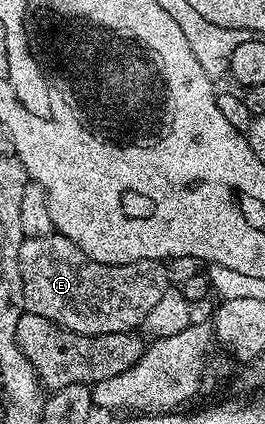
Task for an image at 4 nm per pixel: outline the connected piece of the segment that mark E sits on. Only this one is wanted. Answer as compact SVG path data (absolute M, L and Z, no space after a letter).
M56 233L25 238L19 249L26 312L47 317L47 321L80 335L110 335L140 328L147 313L171 286L165 267L159 259L144 259L122 267L96 263L67 237Z

